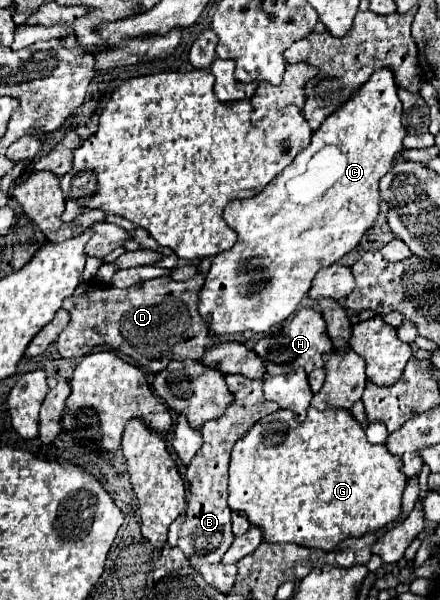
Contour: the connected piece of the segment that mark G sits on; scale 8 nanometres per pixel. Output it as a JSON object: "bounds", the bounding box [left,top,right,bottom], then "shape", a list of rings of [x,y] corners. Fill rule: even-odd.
{"bounds":[230,409,406,551],"shape":[[[280,409],[262,421],[254,423],[232,449],[230,459],[230,509],[248,515],[250,523],[262,527],[268,543],[296,543],[334,551],[344,539],[362,537],[392,523],[400,515],[402,491],[406,475],[400,459],[384,445],[372,445],[366,439],[364,427],[346,409],[318,411],[308,409],[308,417],[298,423],[288,409]]]}

